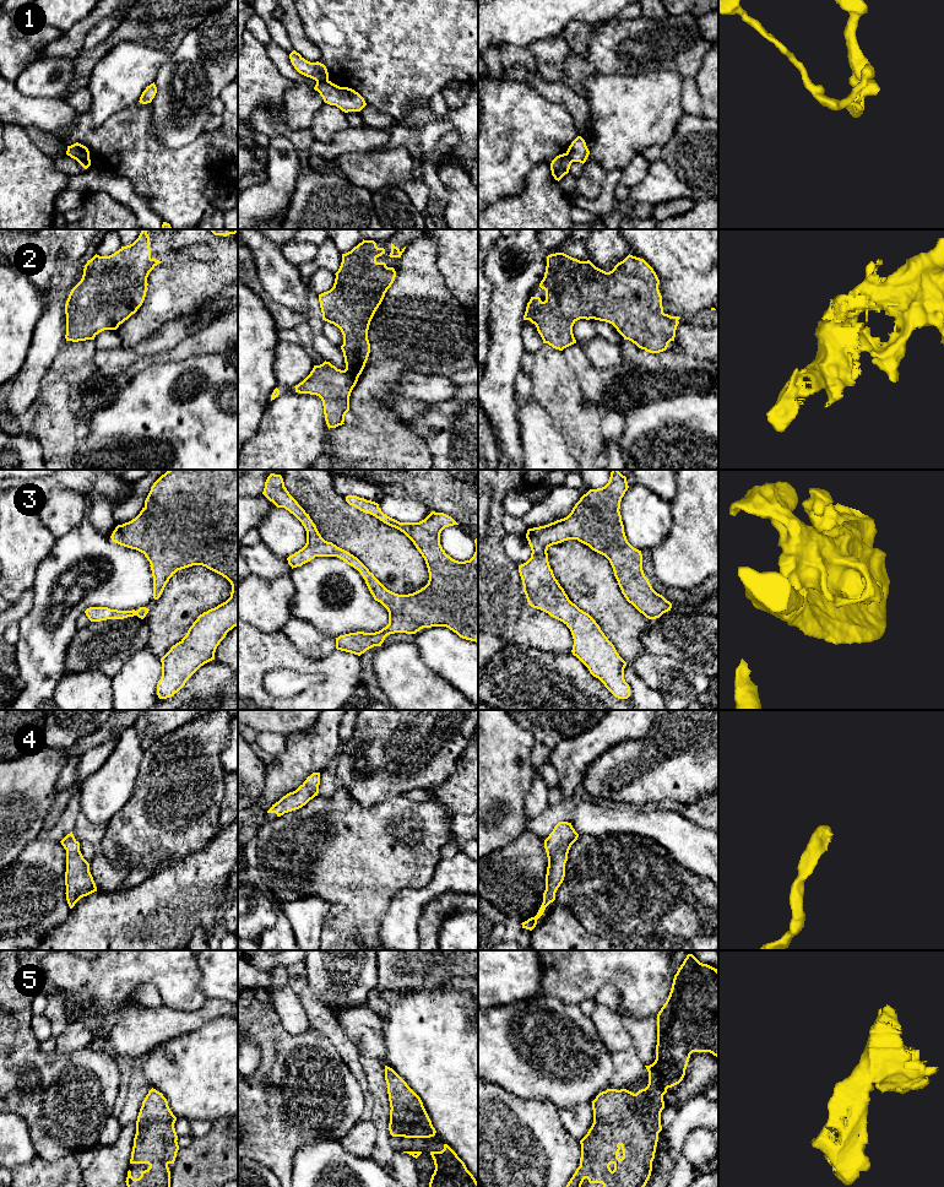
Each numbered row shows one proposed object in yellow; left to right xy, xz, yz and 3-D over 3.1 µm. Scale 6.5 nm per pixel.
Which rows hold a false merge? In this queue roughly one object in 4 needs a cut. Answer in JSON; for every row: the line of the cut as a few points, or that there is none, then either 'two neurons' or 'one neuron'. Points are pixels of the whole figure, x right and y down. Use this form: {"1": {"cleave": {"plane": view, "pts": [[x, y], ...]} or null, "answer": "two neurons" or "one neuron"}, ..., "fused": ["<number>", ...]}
{"1": {"cleave": {"plane": "xz", "pts": [[316, 80], [327, 81]]}, "answer": "two neurons"}, "2": {"cleave": null, "answer": "one neuron"}, "3": {"cleave": null, "answer": "one neuron"}, "4": {"cleave": null, "answer": "one neuron"}, "5": {"cleave": null, "answer": "one neuron"}, "fused": ["1"]}

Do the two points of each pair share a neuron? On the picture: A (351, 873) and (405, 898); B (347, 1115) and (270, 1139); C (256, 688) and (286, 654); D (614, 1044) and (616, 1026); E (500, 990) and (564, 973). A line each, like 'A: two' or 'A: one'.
A: two
B: one
C: one
D: one
E: two

